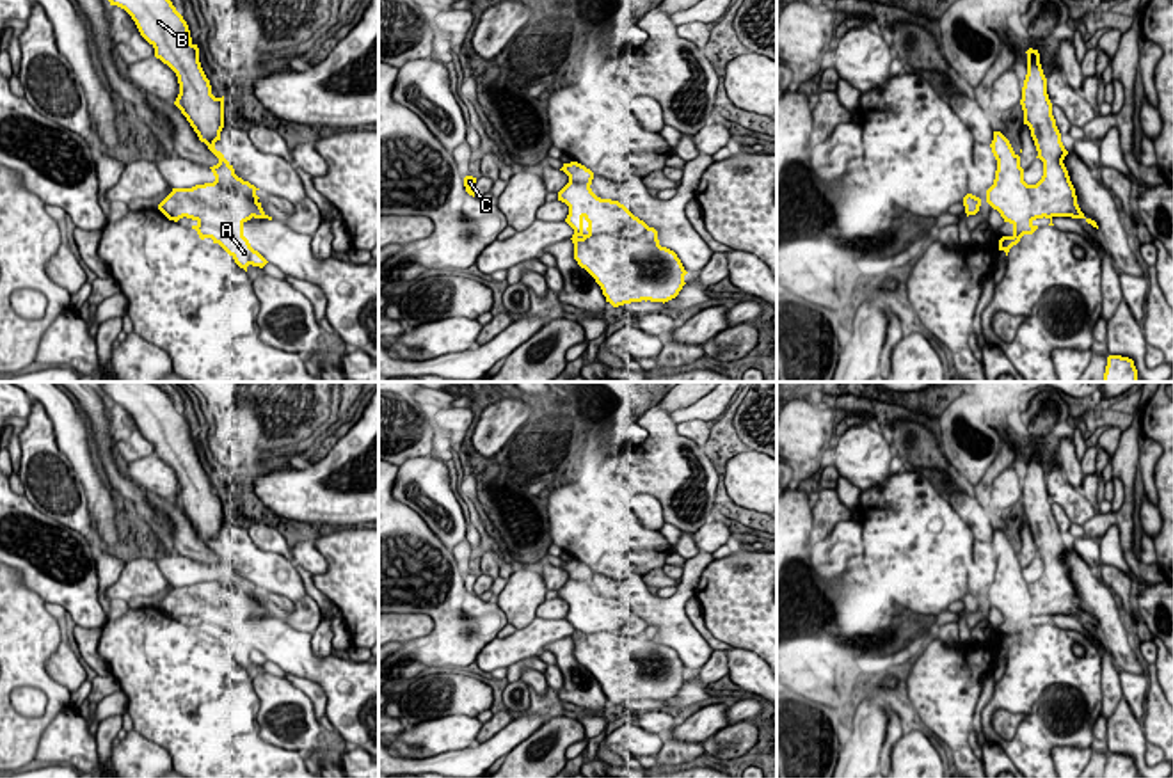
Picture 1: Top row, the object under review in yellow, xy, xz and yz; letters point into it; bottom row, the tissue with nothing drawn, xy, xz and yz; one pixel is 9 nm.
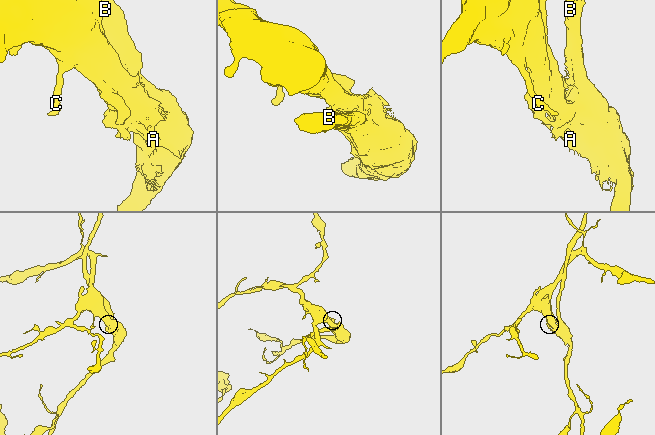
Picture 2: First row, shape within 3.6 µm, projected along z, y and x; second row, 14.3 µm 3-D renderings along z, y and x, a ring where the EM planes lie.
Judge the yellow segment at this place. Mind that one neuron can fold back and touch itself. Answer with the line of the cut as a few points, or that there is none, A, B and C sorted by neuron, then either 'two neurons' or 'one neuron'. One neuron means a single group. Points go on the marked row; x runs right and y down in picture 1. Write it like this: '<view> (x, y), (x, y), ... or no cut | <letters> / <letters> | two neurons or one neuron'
xz (583, 235), (599, 244), (621, 237), (658, 246) | A C / B | two neurons

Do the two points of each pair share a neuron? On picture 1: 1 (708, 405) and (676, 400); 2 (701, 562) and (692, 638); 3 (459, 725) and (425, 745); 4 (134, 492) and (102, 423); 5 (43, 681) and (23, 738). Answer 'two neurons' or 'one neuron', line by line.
1: two neurons
2: one neuron
3: one neuron
4: one neuron
5: one neuron

